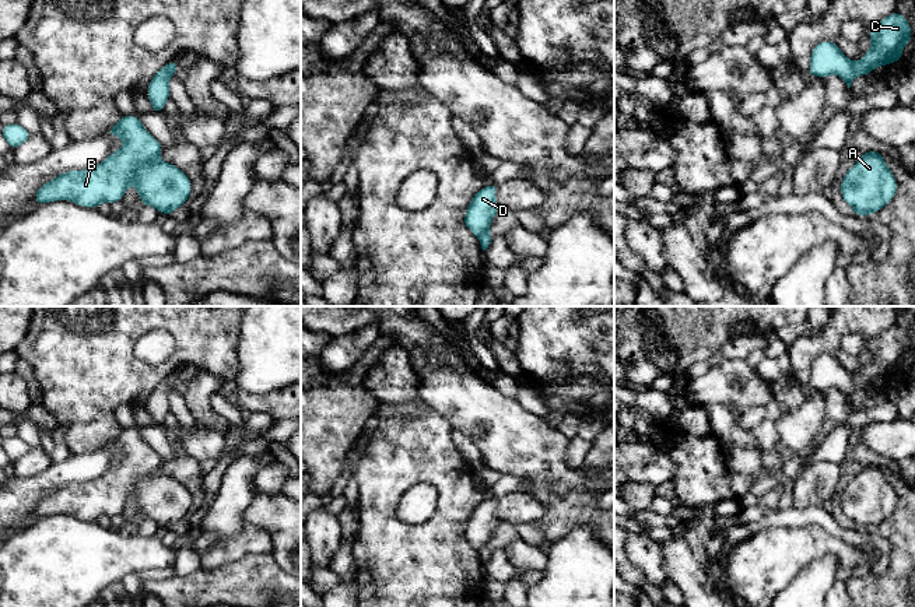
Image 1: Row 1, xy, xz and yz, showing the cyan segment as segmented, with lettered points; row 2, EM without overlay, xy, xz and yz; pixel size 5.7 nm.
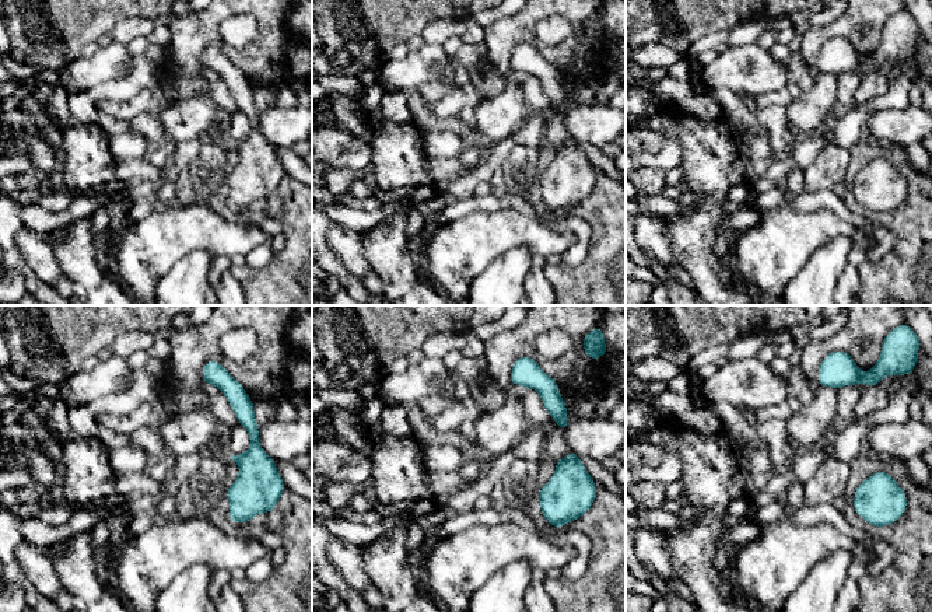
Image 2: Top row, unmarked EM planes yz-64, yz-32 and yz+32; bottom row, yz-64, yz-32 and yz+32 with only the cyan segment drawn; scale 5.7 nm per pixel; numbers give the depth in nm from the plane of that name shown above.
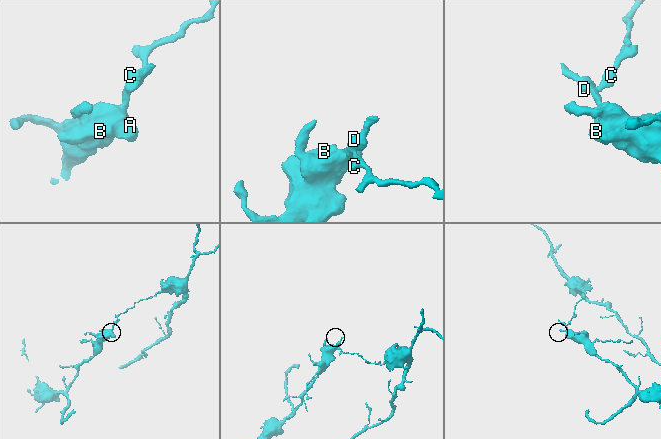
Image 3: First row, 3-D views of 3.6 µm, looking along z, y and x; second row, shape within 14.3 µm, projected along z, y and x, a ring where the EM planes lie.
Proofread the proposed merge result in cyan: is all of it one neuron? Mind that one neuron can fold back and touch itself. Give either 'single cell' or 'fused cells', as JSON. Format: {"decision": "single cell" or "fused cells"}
{"decision": "fused cells"}

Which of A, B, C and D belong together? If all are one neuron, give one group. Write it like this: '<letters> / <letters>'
A B D / C

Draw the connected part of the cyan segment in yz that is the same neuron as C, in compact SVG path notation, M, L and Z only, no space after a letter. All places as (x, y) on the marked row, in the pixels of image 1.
M898 11L870 28L872 48L863 59L853 62L858 76L870 74L879 66L901 60L902 49L912 41L911 25Z

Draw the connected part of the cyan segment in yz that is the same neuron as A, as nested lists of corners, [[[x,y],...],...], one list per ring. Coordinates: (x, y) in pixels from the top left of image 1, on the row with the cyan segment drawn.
[[[866,151],[841,182],[842,199],[860,217],[881,210],[895,192],[897,180],[879,151]]]

